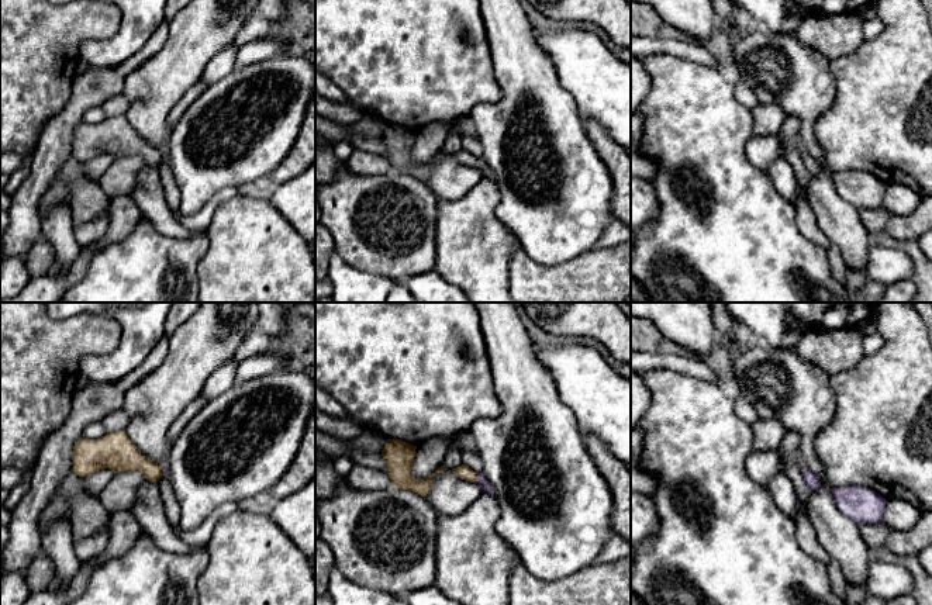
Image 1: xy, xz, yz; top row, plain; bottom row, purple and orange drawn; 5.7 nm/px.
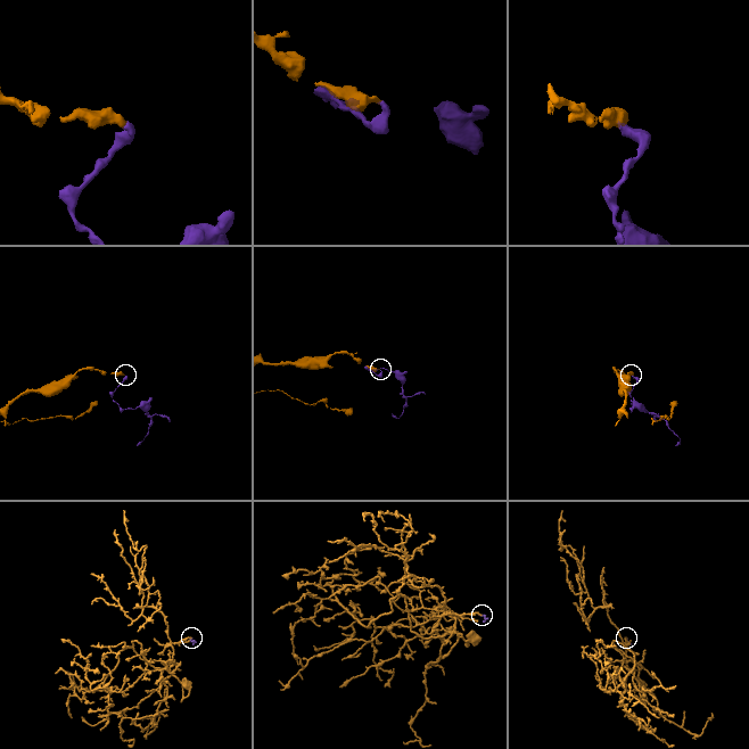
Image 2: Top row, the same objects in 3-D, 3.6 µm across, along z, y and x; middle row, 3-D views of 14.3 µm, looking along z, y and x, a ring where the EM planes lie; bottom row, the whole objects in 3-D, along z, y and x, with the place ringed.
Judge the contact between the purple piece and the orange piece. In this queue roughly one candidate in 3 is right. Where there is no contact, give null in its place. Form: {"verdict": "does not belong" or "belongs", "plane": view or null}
{"verdict": "belongs", "plane": "xz"}

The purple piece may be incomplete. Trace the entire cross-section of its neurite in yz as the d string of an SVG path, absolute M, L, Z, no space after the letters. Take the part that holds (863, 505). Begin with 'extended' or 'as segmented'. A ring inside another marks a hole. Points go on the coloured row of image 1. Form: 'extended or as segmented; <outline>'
as segmented; M832 485L831 492L839 511L857 525L871 525L883 521L886 498L874 490L860 485Z

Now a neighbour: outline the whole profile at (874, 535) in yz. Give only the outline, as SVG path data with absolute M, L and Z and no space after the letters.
M884 521L860 525L860 535L869 547L884 546L891 533L894 533L894 529Z

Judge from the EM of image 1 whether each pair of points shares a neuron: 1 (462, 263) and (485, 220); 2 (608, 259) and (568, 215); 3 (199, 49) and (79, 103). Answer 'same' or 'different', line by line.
1: same
2: different
3: different

